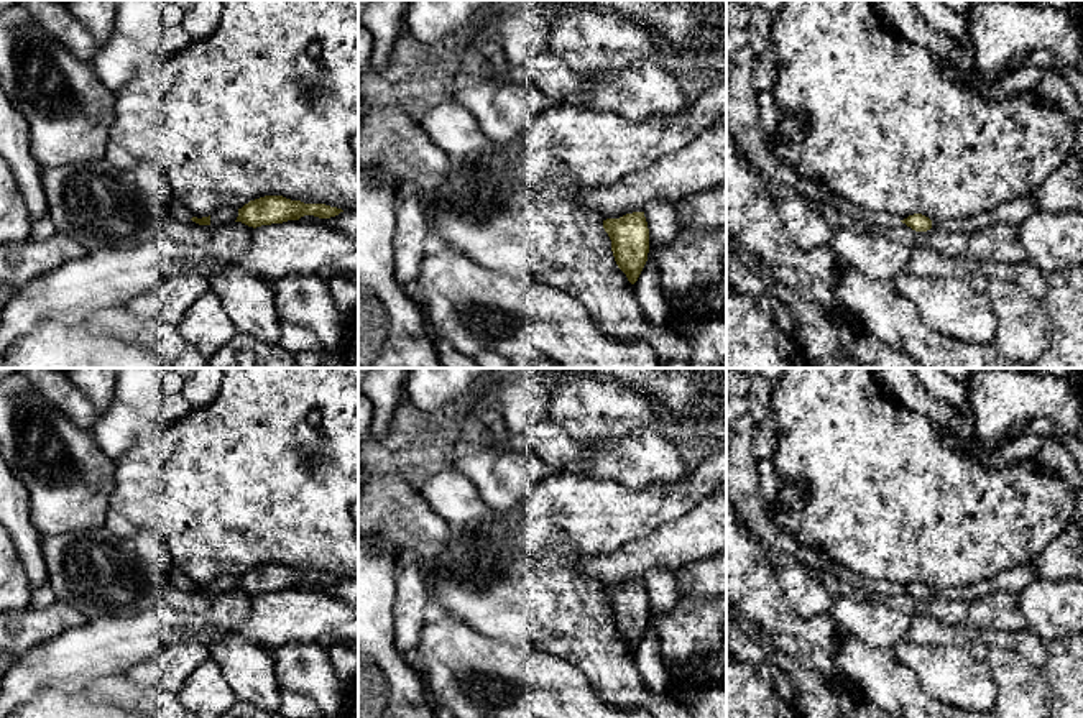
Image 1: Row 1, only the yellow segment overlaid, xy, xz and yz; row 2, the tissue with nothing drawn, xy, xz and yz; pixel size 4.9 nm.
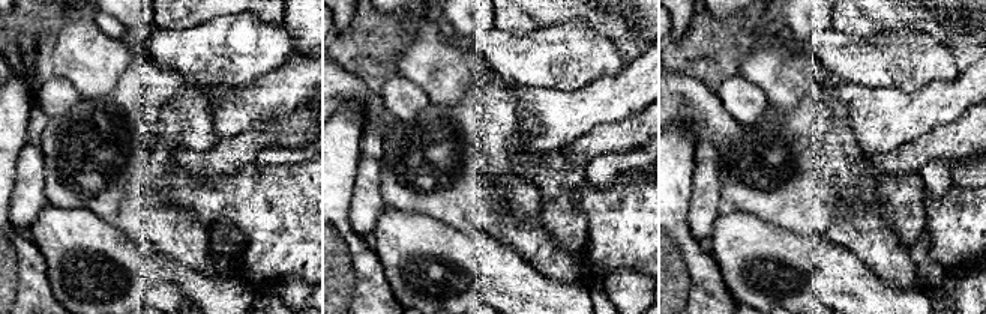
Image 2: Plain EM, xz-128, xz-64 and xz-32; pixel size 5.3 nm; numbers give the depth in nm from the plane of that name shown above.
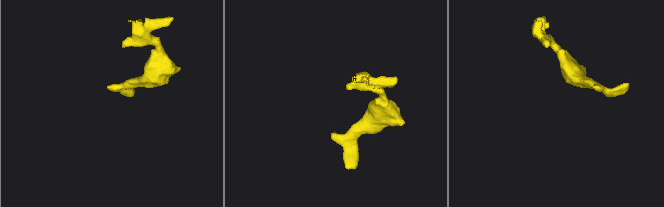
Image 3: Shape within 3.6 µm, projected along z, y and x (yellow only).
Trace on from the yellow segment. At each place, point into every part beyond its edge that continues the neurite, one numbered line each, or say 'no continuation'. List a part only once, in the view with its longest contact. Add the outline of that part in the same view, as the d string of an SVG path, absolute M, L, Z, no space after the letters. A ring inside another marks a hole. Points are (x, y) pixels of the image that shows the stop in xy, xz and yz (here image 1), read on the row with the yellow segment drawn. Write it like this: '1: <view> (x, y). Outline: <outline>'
no continuation

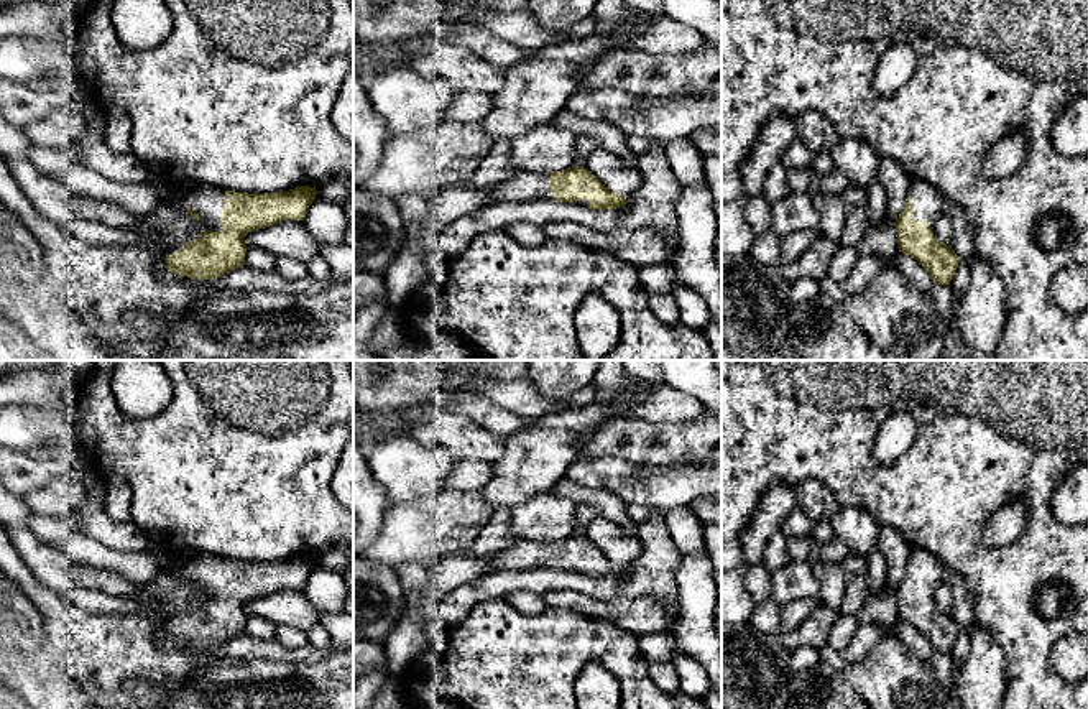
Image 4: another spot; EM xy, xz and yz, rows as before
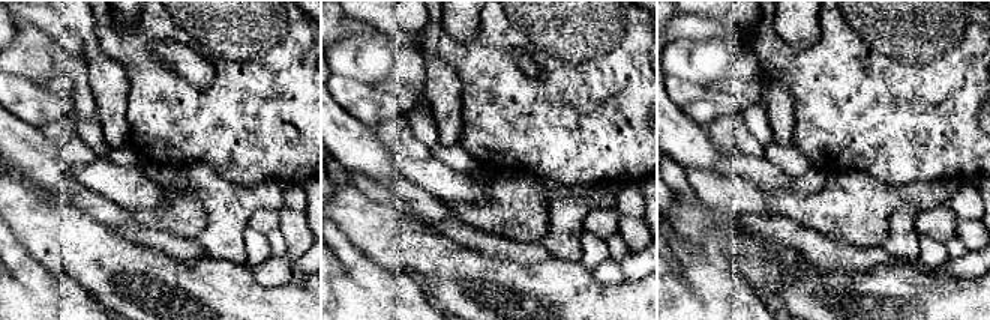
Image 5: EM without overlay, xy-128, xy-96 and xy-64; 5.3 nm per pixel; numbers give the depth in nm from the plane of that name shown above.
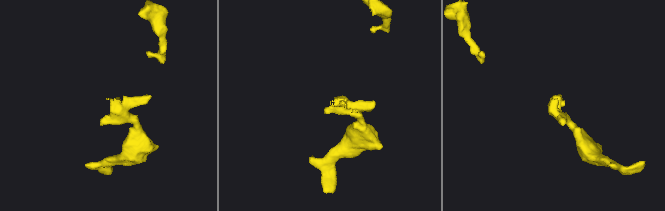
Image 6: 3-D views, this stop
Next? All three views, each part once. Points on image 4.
1: yz (927, 203). Outline: M912 179L909 196L912 201L914 222L919 224L922 219L927 220L927 227L935 234L935 224L943 212L945 197L927 181Z

